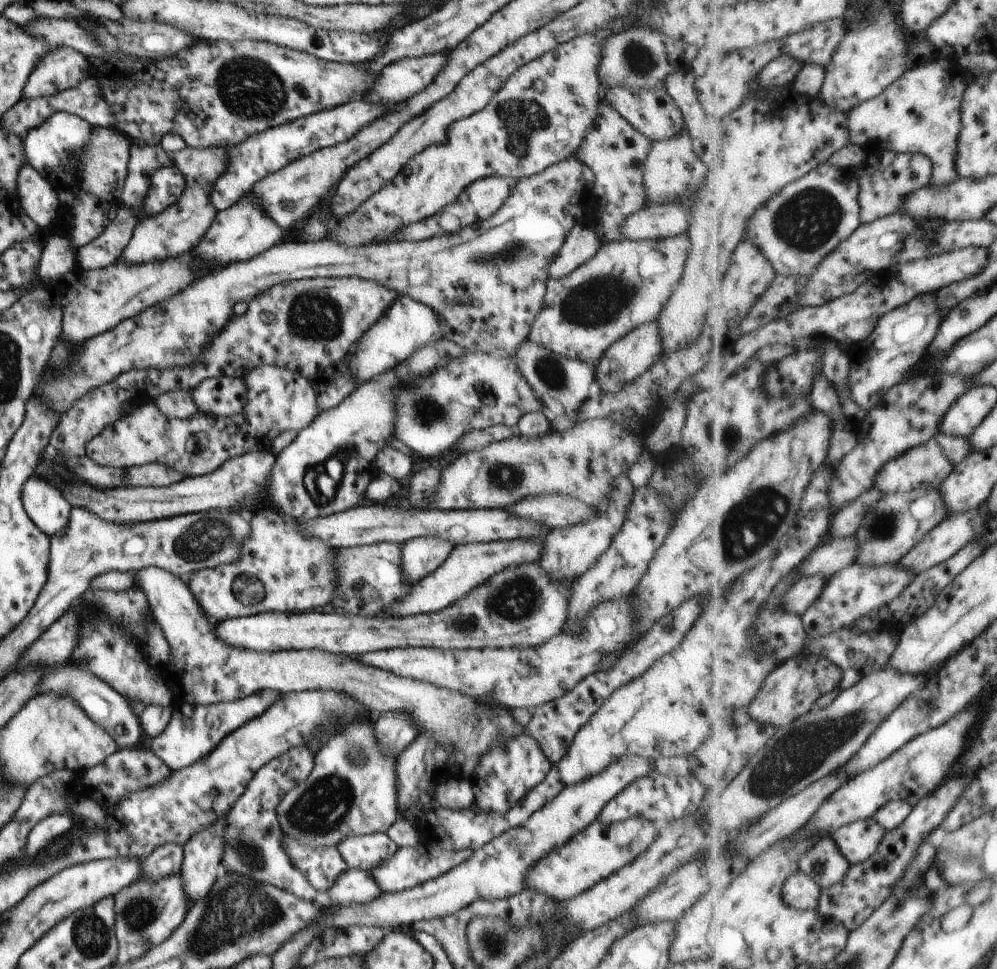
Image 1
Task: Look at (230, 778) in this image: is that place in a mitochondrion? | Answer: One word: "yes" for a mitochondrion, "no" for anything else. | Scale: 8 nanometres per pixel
no

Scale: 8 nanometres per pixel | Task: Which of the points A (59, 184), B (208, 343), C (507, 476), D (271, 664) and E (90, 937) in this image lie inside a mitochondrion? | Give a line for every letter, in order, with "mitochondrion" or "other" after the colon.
A: other
B: other
C: mitochondrion
D: other
E: mitochondrion

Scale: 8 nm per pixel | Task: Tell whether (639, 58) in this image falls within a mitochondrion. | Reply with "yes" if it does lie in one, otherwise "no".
yes

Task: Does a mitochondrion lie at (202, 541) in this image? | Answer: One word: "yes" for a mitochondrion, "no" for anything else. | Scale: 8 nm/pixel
yes

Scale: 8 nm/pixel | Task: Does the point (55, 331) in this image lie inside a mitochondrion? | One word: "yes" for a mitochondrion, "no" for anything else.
no

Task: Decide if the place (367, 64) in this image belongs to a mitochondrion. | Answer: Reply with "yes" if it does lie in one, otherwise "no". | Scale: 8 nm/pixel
no

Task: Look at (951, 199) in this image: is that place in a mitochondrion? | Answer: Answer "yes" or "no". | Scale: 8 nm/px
yes

